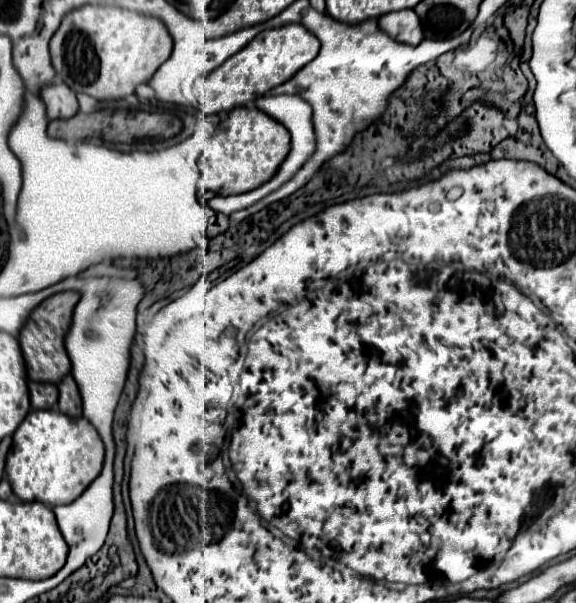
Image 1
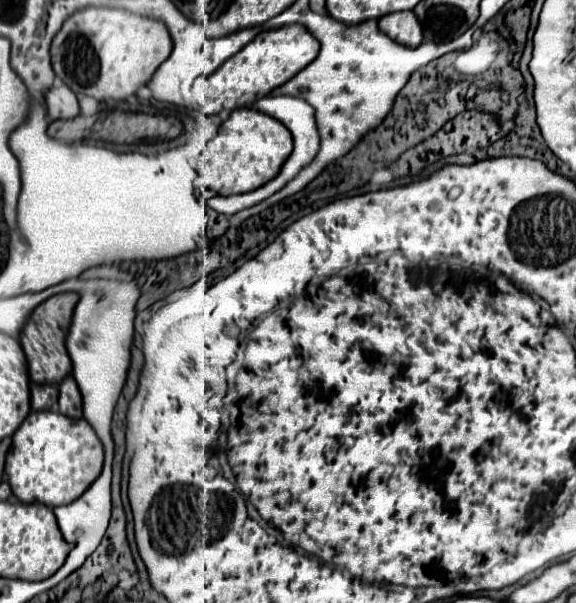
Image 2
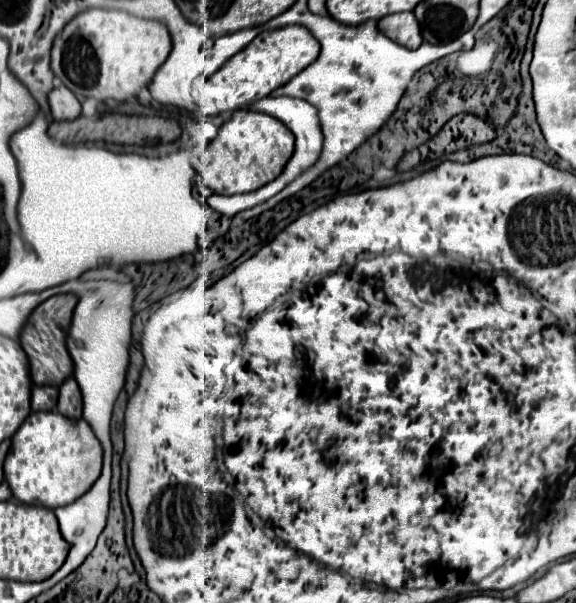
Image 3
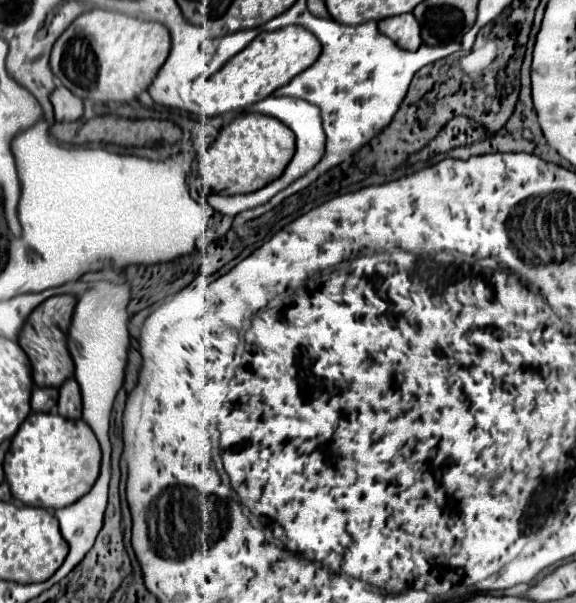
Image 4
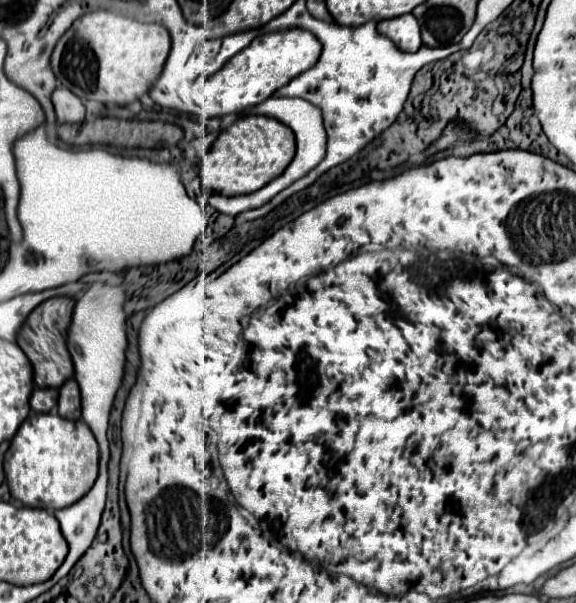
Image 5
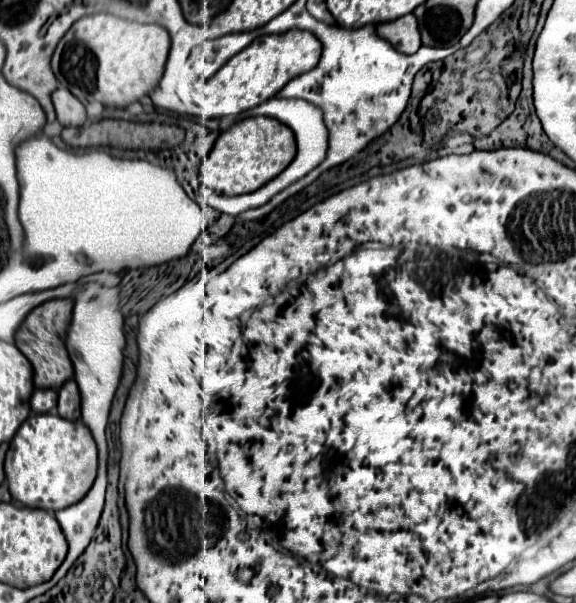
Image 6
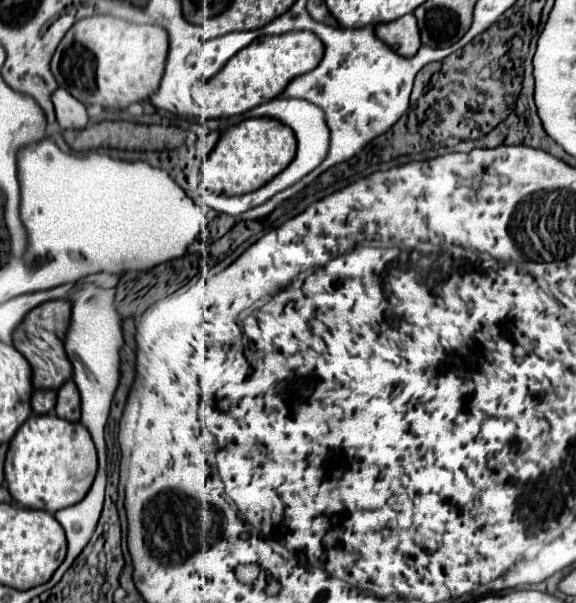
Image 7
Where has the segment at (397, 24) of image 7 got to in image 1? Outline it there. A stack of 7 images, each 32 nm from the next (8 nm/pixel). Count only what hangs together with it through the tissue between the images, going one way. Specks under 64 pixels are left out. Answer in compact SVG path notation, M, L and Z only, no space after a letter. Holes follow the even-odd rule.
M412 8L408 12L400 10L400 12L390 12L388 16L380 16L378 24L388 36L392 36L394 40L398 40L402 44L416 46L424 38L420 18L416 16L416 12Z

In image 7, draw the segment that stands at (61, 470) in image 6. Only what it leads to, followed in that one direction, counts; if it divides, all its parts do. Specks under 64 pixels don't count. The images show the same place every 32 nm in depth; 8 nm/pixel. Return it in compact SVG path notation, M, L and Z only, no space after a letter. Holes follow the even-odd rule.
M32 414L14 434L10 440L10 448L6 454L4 462L4 476L8 484L8 490L16 502L20 502L26 508L34 510L46 510L50 514L68 508L76 502L80 502L86 492L90 490L94 476L98 468L98 458L96 458L96 448L92 442L92 436L88 428L84 428L82 422L68 422L52 414Z

